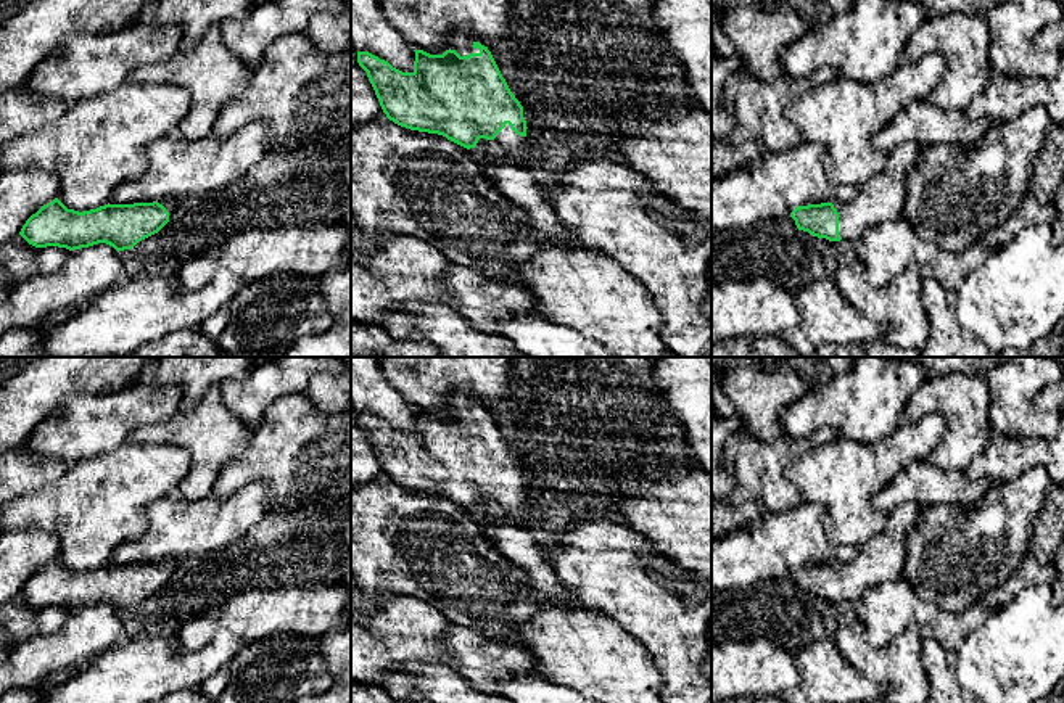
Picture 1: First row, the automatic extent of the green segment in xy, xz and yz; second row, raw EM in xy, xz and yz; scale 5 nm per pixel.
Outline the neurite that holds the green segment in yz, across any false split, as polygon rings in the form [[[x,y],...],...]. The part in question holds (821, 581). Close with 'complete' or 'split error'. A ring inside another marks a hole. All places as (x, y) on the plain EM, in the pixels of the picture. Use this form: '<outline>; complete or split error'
[[[918,504],[889,512],[884,529],[868,539],[850,561],[798,566],[790,573],[798,590],[829,602],[855,602],[864,589],[901,578],[908,529],[919,518]]]; split error

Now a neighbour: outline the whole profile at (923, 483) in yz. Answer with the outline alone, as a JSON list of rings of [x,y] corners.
[[[918,458],[872,499],[872,505],[887,513],[901,504],[969,507],[980,504],[993,487],[987,478],[974,481],[964,471],[942,470]]]

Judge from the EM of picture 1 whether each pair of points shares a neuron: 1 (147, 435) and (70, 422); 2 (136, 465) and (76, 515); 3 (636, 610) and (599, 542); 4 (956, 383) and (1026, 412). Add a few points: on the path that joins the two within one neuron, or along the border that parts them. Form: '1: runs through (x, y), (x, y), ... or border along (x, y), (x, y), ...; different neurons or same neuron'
1: border along (169, 417), (160, 423), (139, 427), (134, 431); different neurons
2: runs through (121, 480), (90, 509); same neuron
3: runs through (636, 594), (604, 559); same neuron
4: border along (985, 375), (989, 427), (993, 431); different neurons

